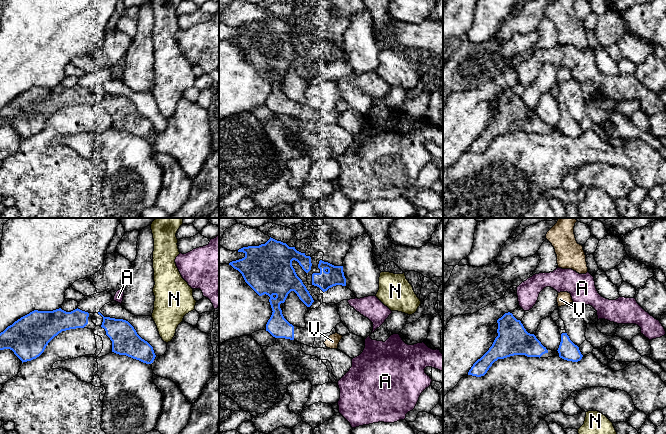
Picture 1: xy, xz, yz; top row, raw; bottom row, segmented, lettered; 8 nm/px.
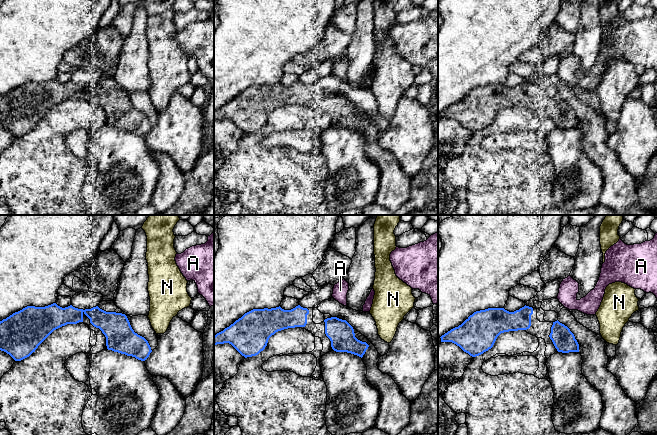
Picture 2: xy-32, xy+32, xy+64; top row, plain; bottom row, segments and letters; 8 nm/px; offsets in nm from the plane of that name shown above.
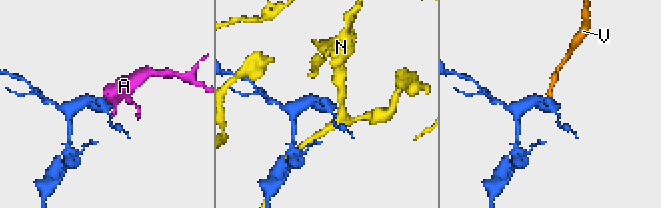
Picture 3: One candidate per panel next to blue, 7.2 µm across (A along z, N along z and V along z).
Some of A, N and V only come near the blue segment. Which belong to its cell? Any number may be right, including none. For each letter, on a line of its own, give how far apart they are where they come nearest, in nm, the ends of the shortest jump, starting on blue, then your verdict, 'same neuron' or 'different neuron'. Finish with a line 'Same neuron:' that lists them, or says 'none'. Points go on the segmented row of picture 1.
A: 90 nm | yz (519, 320), (524, 310) | different neuron
N: 100 nm | xy (152, 347), (162, 339) | different neuron
V: 220 nm | yz (562, 333), (560, 306) | same neuron
Same neuron: V

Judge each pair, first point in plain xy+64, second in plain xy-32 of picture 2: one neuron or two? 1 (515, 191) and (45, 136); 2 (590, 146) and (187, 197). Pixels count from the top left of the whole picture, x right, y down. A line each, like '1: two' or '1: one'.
1: one
2: two

